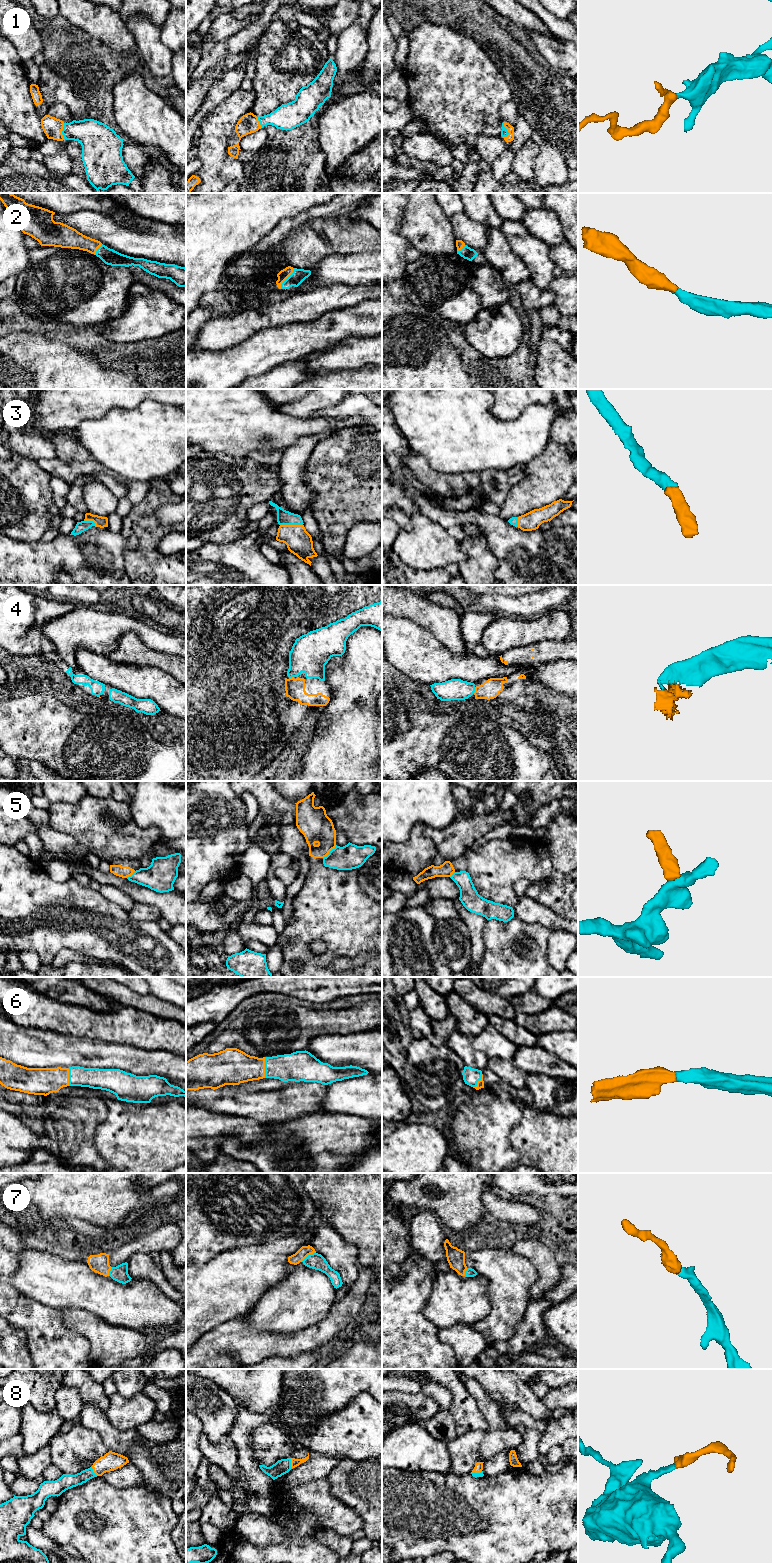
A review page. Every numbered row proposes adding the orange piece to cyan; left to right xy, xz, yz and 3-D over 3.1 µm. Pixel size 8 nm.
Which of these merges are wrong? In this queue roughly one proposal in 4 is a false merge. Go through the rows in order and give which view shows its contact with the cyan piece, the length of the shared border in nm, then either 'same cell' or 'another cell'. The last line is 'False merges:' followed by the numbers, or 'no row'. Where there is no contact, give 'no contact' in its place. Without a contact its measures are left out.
1: yz | 130 nm | same cell
2: xz | 200 nm | same cell
3: xz | 180 nm | same cell
4: yz | 60 nm | same cell
5: xz | 160 nm | another cell
6: xz | 170 nm | same cell
7: xz | 140 nm | same cell
8: xz | 90 nm | same cell
False merges: 5

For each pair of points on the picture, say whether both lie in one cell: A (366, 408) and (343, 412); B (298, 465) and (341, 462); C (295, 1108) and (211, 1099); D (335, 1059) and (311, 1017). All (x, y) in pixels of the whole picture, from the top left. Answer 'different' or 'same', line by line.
A: same
B: different
C: same
D: different

